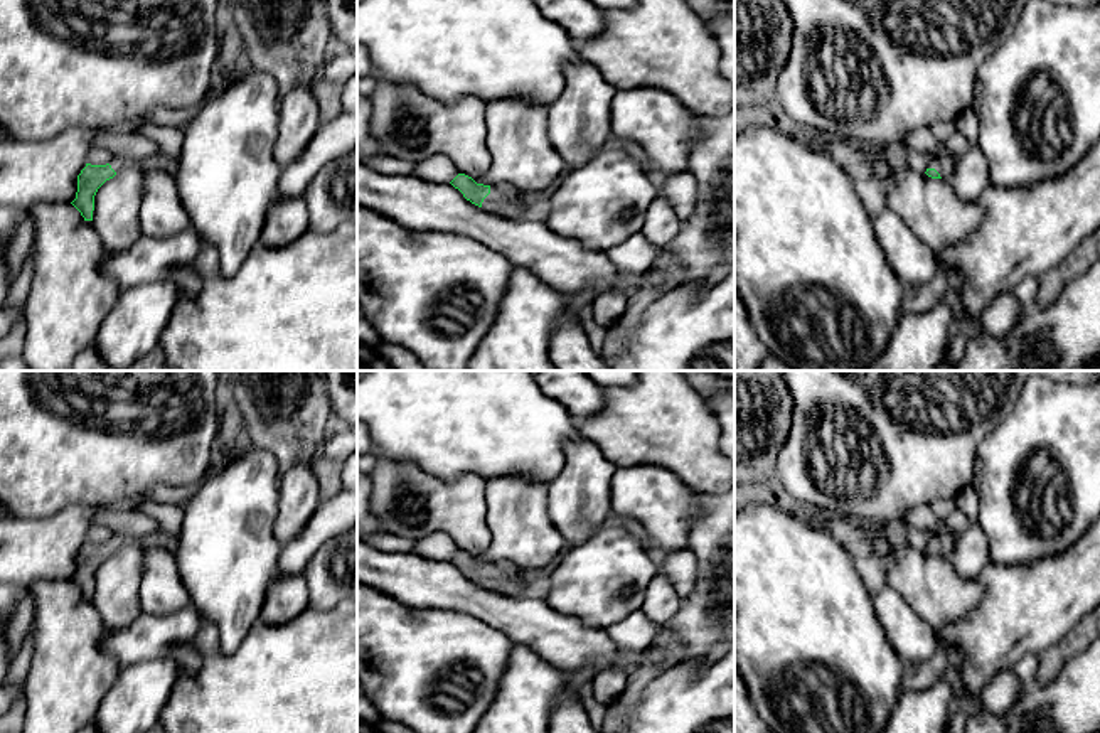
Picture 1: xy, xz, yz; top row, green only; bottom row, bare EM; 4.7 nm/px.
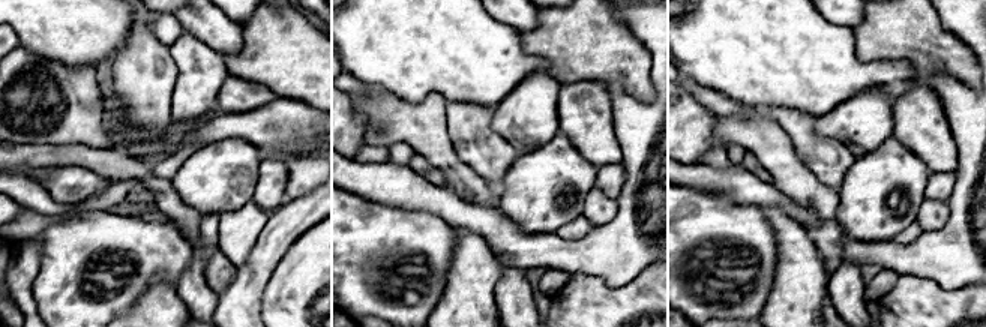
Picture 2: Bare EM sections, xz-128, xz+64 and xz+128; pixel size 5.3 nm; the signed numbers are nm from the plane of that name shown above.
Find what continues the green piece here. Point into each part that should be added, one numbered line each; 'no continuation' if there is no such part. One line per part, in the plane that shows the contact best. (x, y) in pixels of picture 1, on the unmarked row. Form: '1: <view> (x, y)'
1: xz (496, 580)

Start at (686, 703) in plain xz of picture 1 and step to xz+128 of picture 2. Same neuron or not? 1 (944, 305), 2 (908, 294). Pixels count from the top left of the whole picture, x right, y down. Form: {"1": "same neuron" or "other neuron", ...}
{"1": "same neuron", "2": "same neuron"}

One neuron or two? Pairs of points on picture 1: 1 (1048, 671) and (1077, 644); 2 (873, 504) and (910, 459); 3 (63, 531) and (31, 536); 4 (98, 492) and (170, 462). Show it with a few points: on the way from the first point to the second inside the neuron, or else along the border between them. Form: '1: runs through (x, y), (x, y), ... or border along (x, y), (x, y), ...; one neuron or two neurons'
1: runs through (1053, 663), (1068, 647); one neuron
2: runs through (876, 492), (898, 470); one neuron
3: runs through (54, 536), (39, 536); one neuron
4: runs through (117, 474), (128, 462), (152, 462); one neuron

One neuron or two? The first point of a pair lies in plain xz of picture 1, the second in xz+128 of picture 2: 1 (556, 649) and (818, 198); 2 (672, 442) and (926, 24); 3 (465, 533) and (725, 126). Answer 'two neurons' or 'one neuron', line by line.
1: two neurons
2: one neuron
3: one neuron

